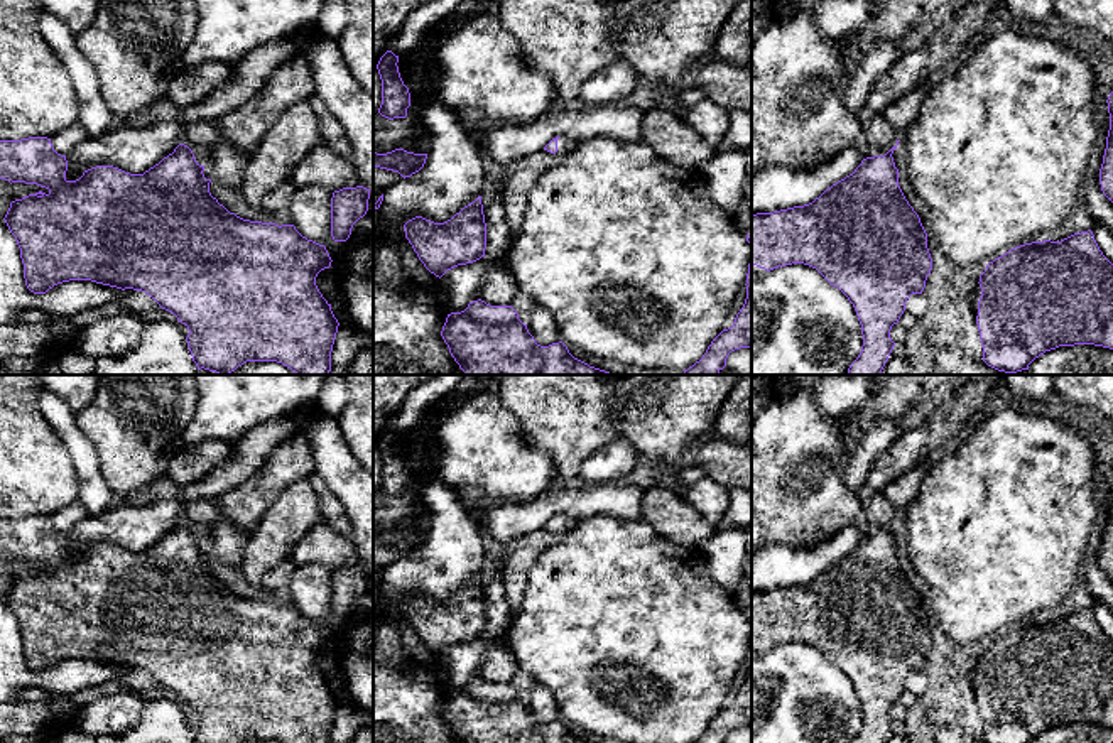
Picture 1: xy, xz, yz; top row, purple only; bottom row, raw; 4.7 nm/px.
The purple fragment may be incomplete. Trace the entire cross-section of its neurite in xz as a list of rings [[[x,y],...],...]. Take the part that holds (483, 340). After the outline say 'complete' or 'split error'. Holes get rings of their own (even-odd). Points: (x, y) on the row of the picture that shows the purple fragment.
[[[473,301],[464,311],[448,314],[441,336],[464,375],[615,375],[574,358],[562,341],[537,344],[512,306]]] | complete

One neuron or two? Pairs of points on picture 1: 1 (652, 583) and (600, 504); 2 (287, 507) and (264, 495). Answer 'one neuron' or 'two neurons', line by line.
1: two neurons
2: two neurons

